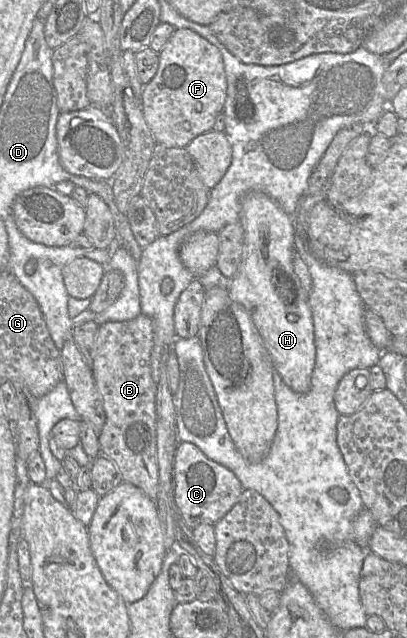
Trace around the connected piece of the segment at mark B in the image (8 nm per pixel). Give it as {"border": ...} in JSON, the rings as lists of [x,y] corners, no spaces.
{"border":[[[144,314],[128,321],[99,326],[91,350],[92,375],[102,397],[105,423],[98,435],[101,453],[114,462],[122,480],[142,490],[155,502],[158,494],[157,387],[151,374],[154,325]]]}

